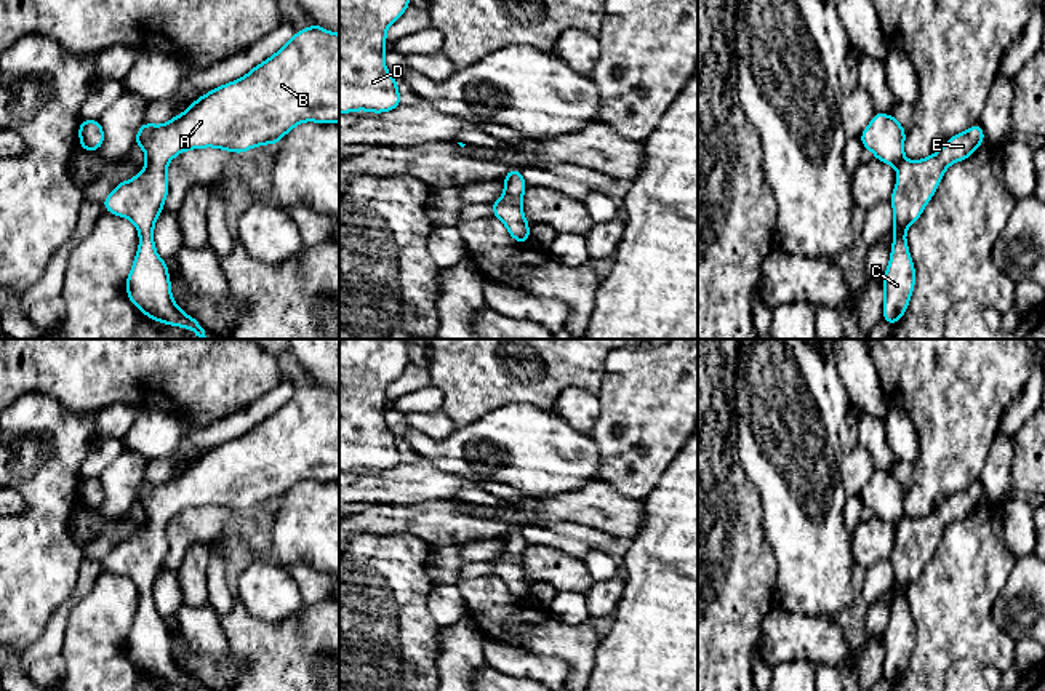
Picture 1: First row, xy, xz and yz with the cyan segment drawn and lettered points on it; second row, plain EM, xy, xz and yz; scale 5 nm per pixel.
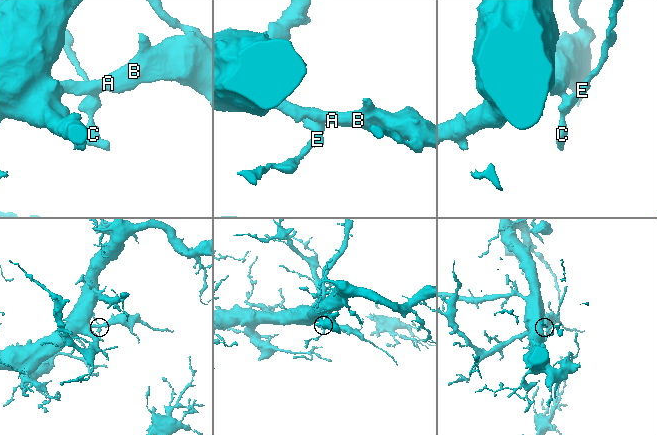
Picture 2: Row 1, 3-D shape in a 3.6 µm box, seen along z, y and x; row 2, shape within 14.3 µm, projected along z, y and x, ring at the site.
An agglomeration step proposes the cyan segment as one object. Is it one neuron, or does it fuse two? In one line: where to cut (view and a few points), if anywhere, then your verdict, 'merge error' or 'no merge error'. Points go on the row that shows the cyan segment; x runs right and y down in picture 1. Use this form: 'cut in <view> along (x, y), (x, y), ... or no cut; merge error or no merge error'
no cut; no merge error

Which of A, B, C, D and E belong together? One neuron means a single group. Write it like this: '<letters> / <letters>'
A B C D E

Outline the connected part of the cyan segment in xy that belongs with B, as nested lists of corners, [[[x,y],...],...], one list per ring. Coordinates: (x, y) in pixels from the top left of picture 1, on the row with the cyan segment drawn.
[[[315,22],[296,32],[274,56],[246,75],[200,96],[168,123],[139,126],[133,146],[142,147],[147,163],[133,179],[118,182],[102,206],[114,216],[130,219],[139,232],[139,248],[126,278],[126,293],[144,315],[154,322],[190,328],[195,336],[206,339],[202,325],[173,301],[168,262],[158,258],[154,245],[154,224],[168,195],[166,165],[190,149],[216,147],[242,154],[262,144],[274,146],[302,122],[339,122],[339,34]]]

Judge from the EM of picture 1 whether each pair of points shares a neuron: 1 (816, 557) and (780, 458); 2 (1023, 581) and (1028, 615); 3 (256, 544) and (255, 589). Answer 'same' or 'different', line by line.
1: same
2: same
3: different

